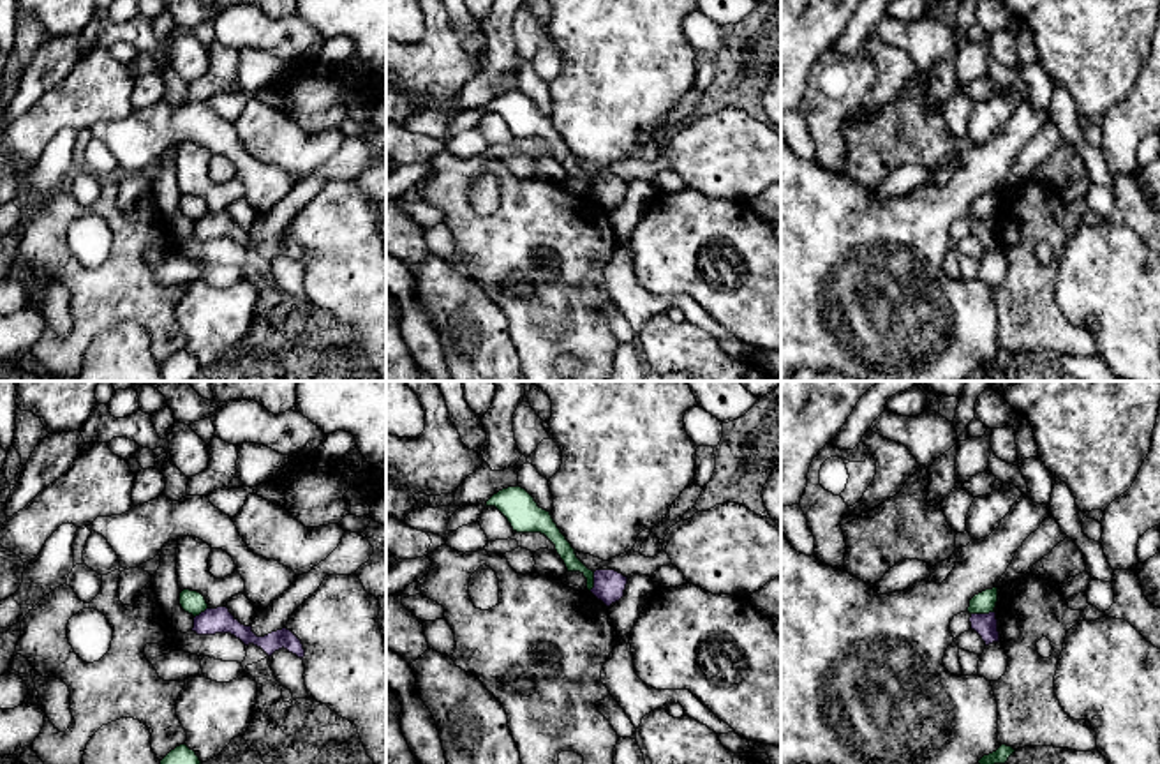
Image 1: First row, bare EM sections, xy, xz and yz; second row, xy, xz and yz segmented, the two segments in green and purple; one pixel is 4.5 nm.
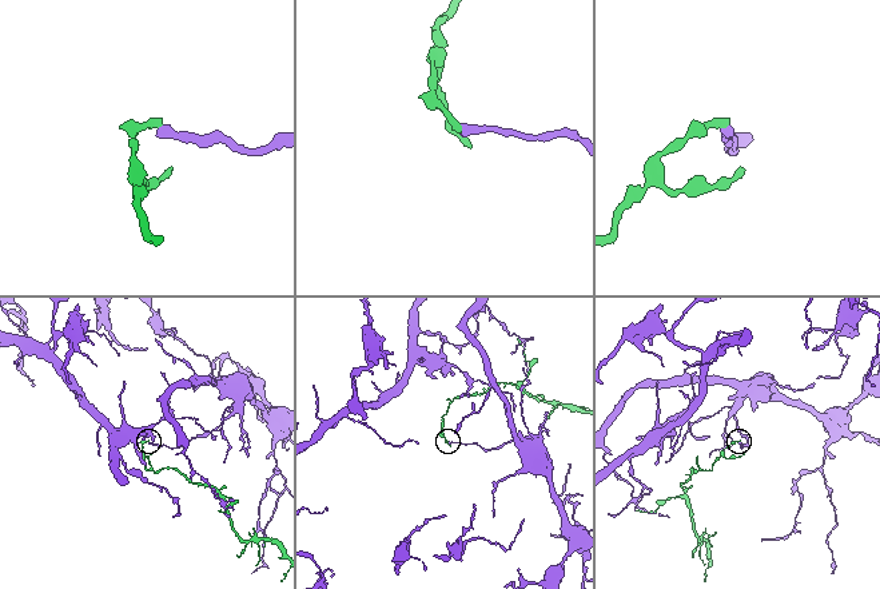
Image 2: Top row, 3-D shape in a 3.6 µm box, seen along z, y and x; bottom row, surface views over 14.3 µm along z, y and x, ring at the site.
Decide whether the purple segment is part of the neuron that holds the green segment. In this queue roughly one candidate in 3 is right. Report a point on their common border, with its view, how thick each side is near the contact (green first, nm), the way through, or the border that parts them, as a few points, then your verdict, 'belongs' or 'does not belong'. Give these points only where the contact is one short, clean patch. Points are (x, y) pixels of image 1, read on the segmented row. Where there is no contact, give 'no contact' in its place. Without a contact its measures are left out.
yz (982, 613) | 100/110 nm | along yz (993, 611), (972, 614) | does not belong

